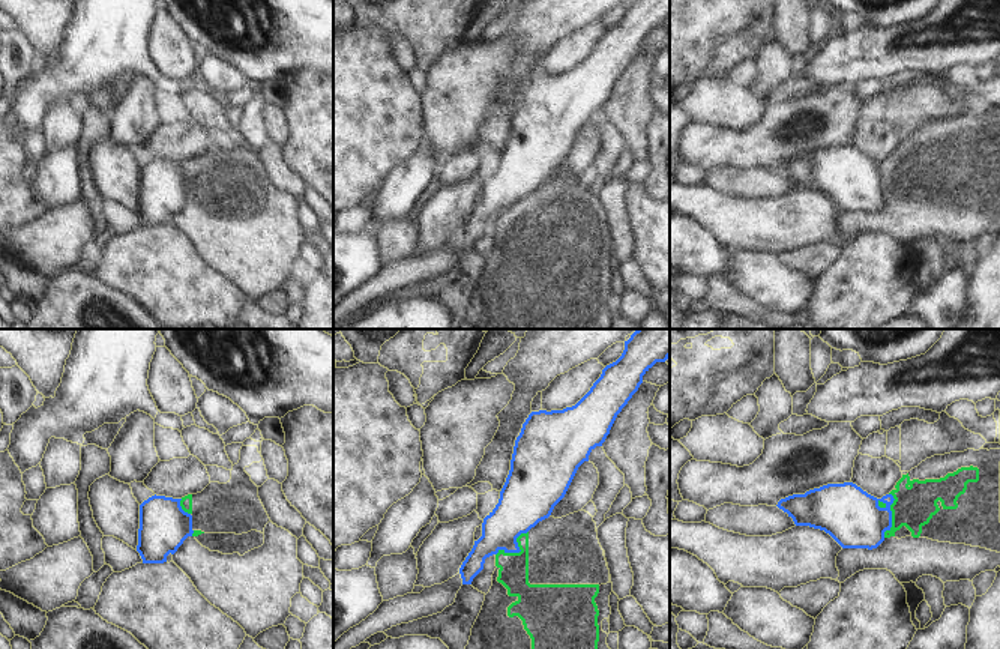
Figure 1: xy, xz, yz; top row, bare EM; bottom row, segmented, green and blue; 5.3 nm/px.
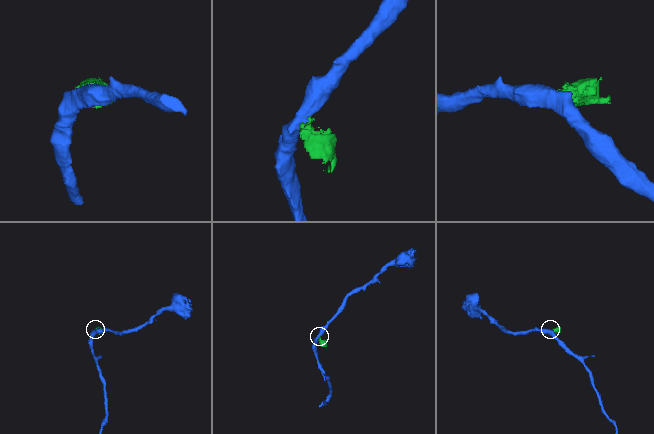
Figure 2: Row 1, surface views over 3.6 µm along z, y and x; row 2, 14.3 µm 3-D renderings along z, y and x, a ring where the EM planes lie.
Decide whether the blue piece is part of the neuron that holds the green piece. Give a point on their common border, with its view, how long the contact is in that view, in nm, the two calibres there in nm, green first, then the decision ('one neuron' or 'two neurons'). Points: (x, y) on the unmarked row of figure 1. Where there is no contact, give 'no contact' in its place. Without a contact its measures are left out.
xz (520, 215) | 220 nm | 160/260 nm | two neurons

